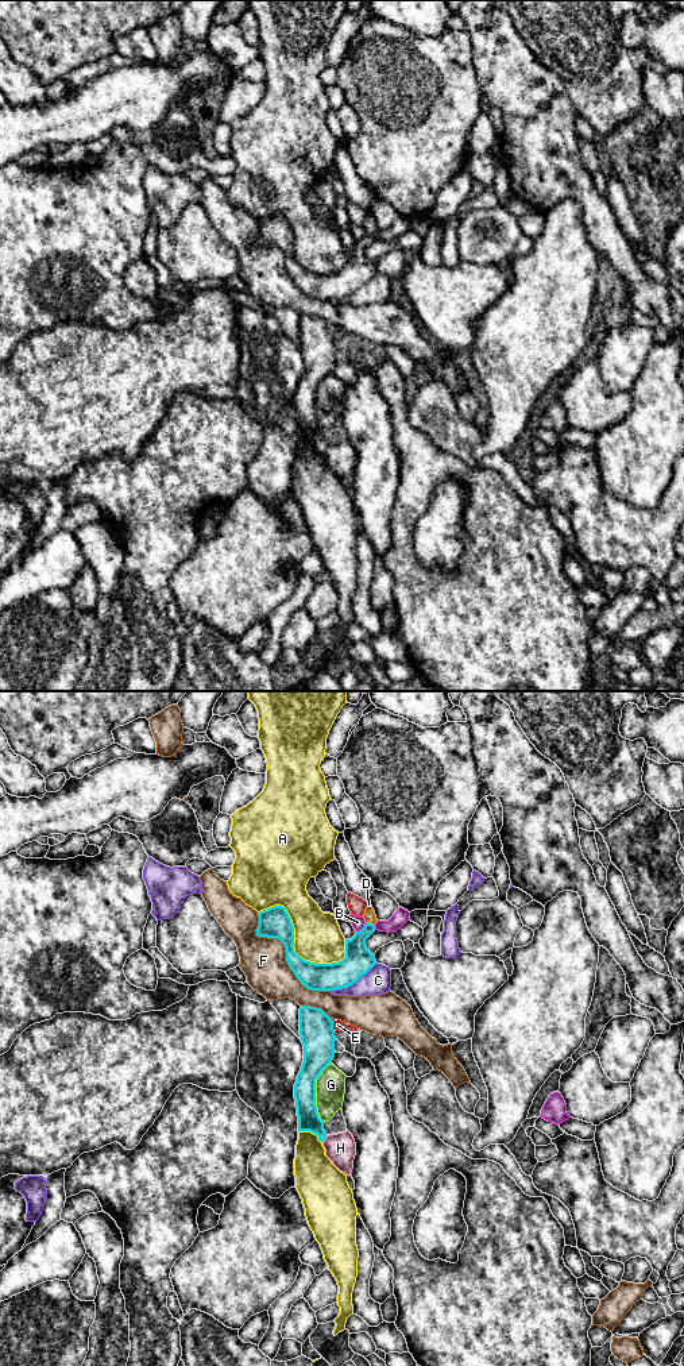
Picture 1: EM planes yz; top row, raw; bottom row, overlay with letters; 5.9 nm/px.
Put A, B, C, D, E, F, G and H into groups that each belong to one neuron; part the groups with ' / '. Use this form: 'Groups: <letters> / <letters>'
Groups: A / B / C / D / E / F / G / H

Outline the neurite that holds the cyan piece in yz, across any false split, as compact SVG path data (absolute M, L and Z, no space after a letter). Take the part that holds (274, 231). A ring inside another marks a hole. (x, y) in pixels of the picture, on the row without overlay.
M370 211L363 223L364 236L356 240L351 248L345 248L345 266L332 273L310 271L294 261L294 236L285 216L270 216L258 221L258 225L256 244L278 247L285 254L290 278L308 298L335 300L347 297L376 273L375 263L366 255L366 248L375 240L378 229Z

